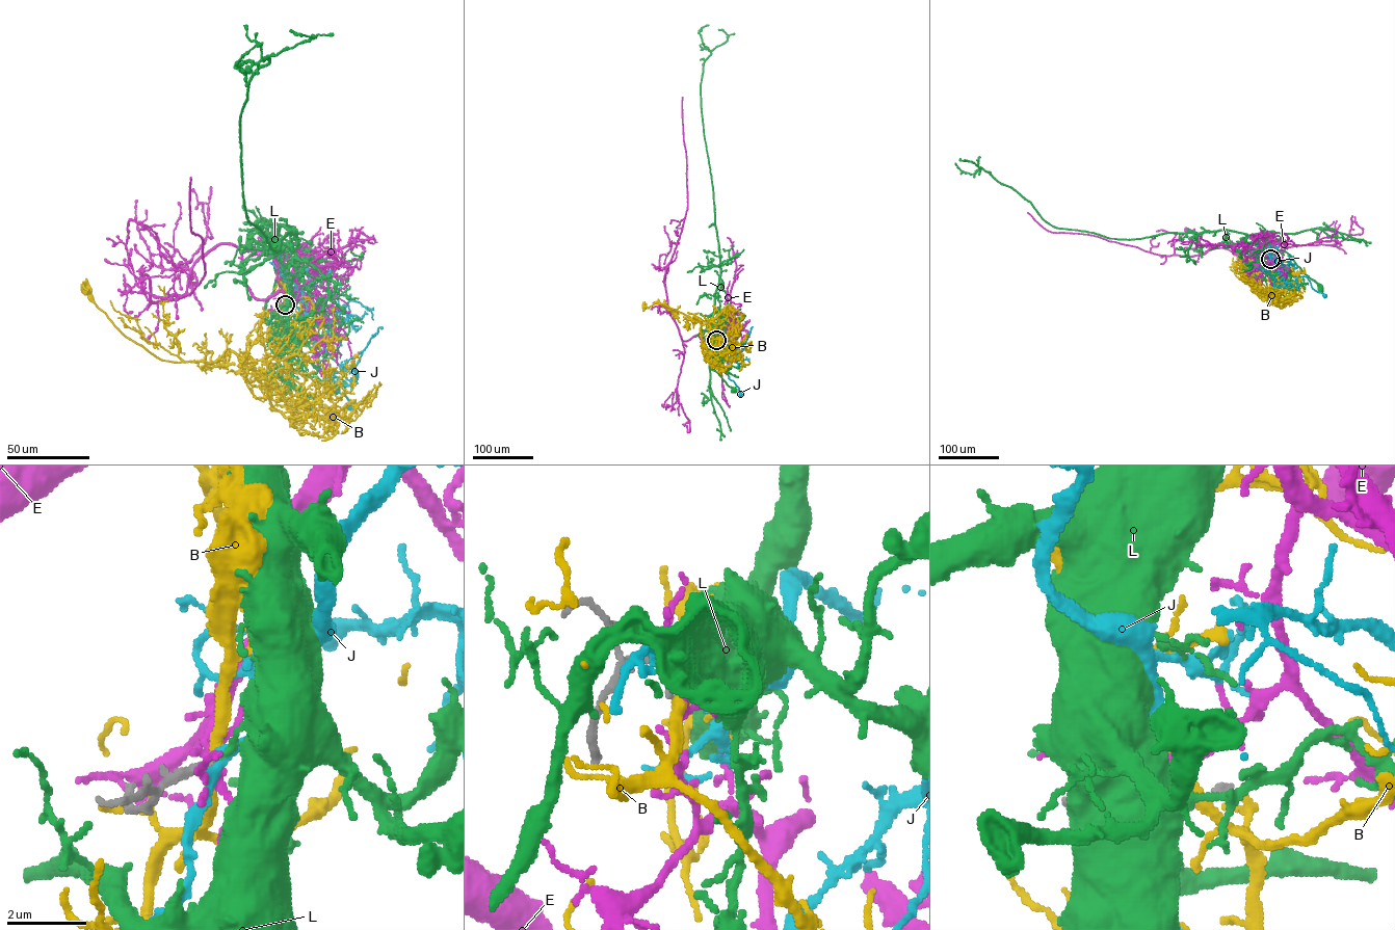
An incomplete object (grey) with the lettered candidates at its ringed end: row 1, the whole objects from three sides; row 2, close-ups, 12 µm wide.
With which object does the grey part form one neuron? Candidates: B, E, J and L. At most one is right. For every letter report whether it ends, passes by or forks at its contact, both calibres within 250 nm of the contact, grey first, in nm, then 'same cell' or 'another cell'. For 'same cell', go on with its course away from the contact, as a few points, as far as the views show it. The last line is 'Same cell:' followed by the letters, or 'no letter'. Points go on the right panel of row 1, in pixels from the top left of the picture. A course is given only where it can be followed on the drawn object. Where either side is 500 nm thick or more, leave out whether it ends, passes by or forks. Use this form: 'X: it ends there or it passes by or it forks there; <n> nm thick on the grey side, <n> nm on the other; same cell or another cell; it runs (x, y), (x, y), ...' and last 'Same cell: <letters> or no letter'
B: it passes by; 200 nm thick on the grey side, 280 nm on the other; another cell
E: it forks there; 280 nm thick on the grey side, 170 nm on the other; another cell
J: it passes by; 280 nm thick on the grey side, 240 nm on the other; same cell; it runs (1270, 259), (1269, 254), (1285, 275), (1306, 276), (1313, 289), (1324, 296)
L: it ends there; 260 nm thick on the grey side, 170 nm on the other; another cell
Same cell: J

